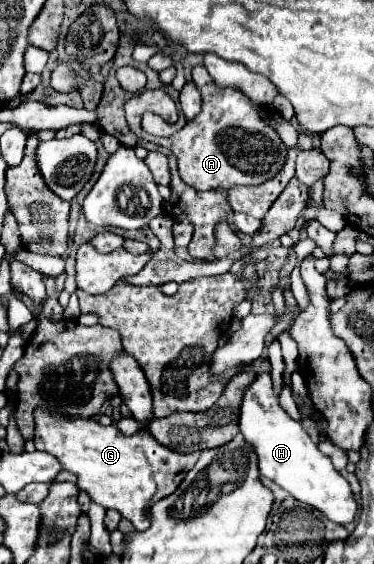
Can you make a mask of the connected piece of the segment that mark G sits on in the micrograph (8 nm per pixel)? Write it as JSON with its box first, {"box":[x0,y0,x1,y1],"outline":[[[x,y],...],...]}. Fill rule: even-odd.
{"box":[34,406,200,530],"outline":[[[44,406],[34,410],[34,420],[36,450],[56,456],[62,470],[78,476],[76,486],[80,490],[84,490],[96,504],[118,510],[138,530],[146,530],[150,526],[150,506],[158,498],[168,496],[168,492],[174,492],[174,488],[178,488],[182,482],[182,476],[186,476],[200,456],[200,452],[192,452],[190,456],[170,452],[168,448],[162,448],[162,444],[150,436],[150,432],[144,430],[126,436],[114,424],[102,426],[96,420],[62,416]]]}

